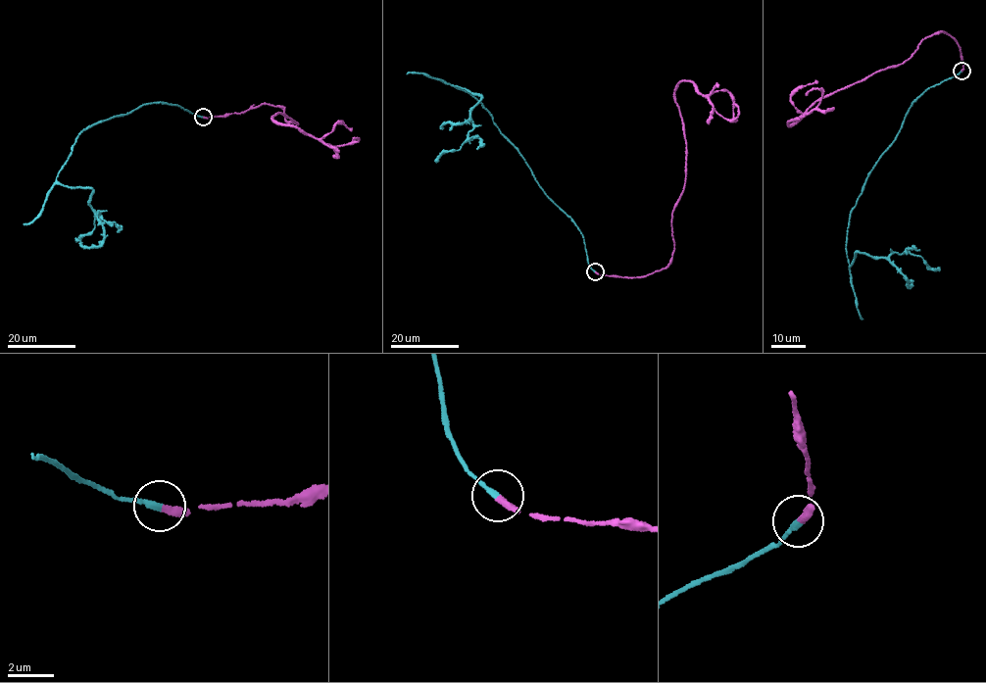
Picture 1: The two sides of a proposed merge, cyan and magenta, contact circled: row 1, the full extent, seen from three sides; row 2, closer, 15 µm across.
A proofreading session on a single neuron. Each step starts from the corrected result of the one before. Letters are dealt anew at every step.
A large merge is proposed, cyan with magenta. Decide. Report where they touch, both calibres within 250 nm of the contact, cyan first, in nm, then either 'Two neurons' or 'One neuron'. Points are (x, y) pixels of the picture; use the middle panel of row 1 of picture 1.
Place: (595, 271). Thickness 240 nm (cyan) against 300 nm. One neuron

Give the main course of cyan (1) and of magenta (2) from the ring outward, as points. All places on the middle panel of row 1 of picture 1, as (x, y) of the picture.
1: (595, 272), (572, 219), (480, 102), (456, 86), (475, 93), (473, 128), (436, 162)
2: (595, 272), (631, 278), (669, 266), (685, 177), (678, 84), (694, 83), (728, 120), (738, 116), (734, 103)

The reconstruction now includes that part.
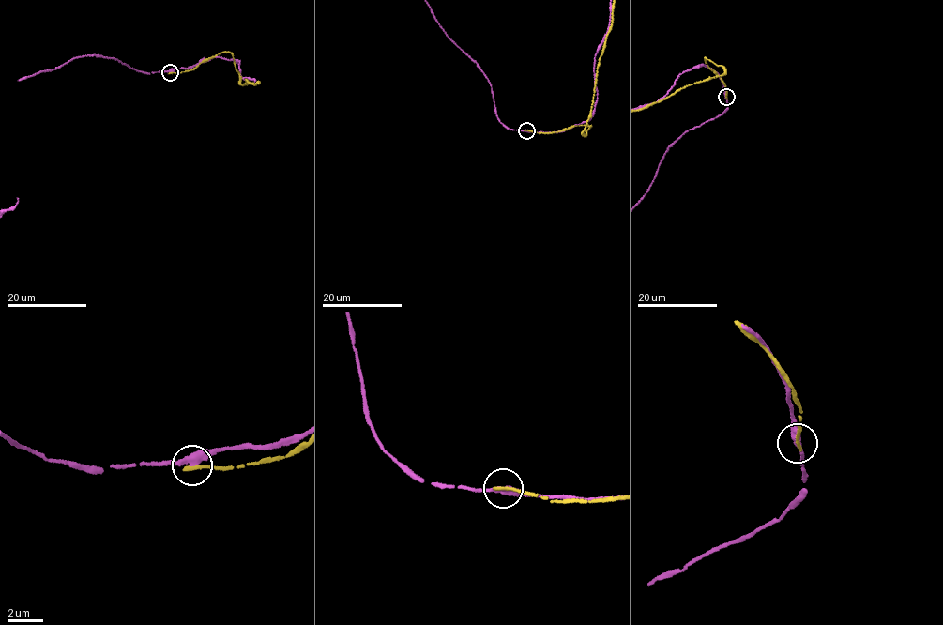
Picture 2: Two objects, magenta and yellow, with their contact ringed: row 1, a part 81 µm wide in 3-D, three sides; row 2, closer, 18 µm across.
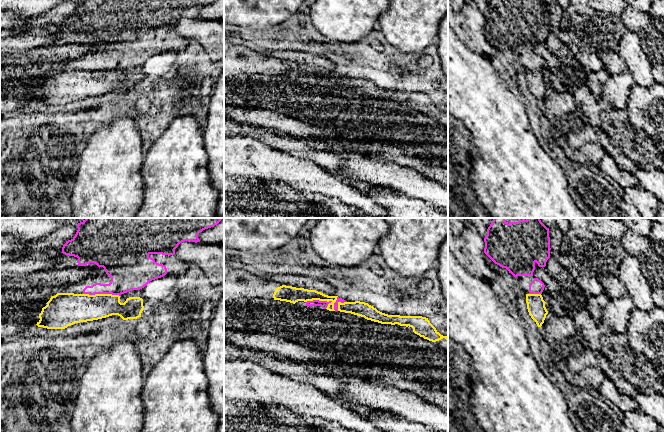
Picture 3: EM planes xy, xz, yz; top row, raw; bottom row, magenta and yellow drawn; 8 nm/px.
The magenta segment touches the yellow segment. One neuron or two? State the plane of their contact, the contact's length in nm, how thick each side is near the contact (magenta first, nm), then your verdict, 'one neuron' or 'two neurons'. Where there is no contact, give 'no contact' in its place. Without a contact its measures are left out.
xy | 300 nm | 240/240 nm | two neurons

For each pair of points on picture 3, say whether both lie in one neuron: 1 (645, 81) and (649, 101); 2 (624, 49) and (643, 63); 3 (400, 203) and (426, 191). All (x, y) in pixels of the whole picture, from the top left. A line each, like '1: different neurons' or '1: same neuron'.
1: different neurons
2: same neuron
3: different neurons

